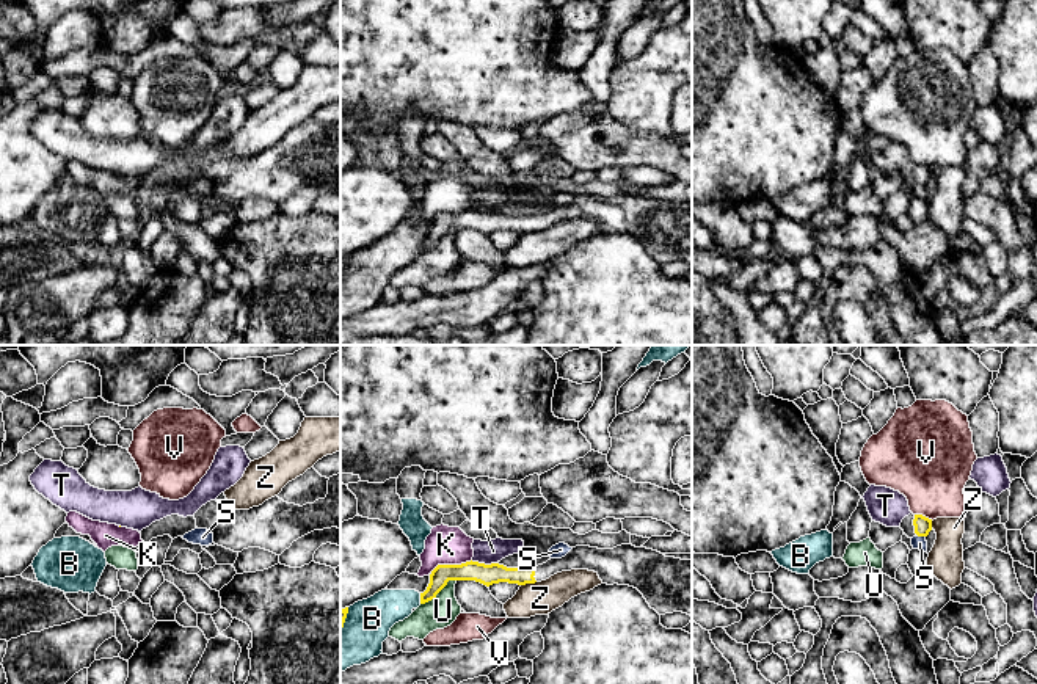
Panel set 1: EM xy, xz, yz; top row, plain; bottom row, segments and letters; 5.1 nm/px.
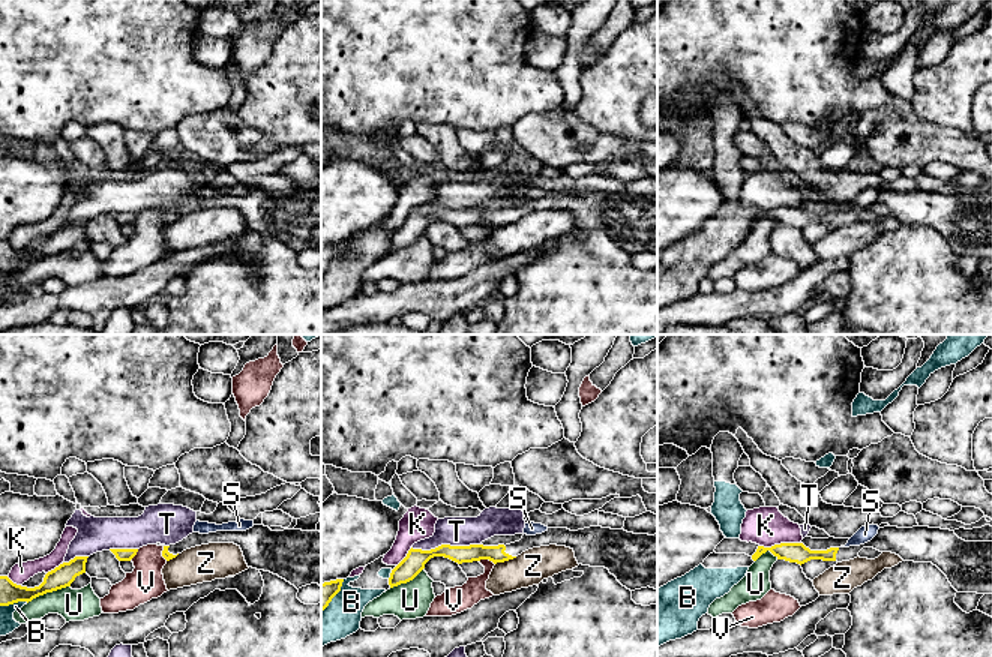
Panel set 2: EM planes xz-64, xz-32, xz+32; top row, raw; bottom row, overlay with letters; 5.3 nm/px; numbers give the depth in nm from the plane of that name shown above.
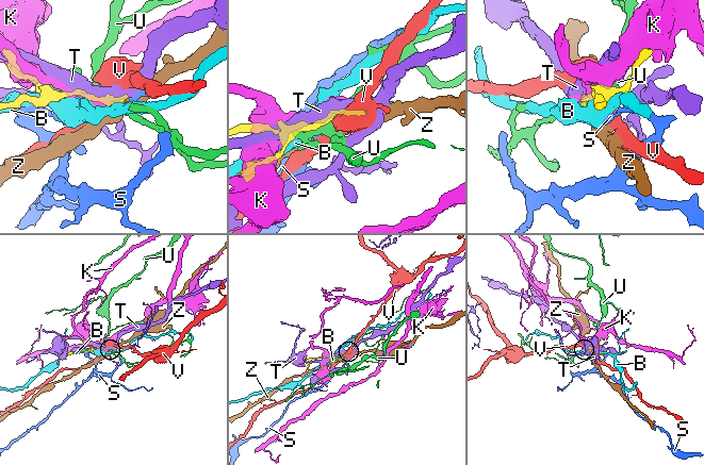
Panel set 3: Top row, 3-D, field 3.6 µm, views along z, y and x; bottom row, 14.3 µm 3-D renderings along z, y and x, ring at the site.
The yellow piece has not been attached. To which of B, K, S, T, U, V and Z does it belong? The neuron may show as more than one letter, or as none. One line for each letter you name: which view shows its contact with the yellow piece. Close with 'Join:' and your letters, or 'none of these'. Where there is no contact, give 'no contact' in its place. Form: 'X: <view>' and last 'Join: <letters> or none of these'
Join: none of these

